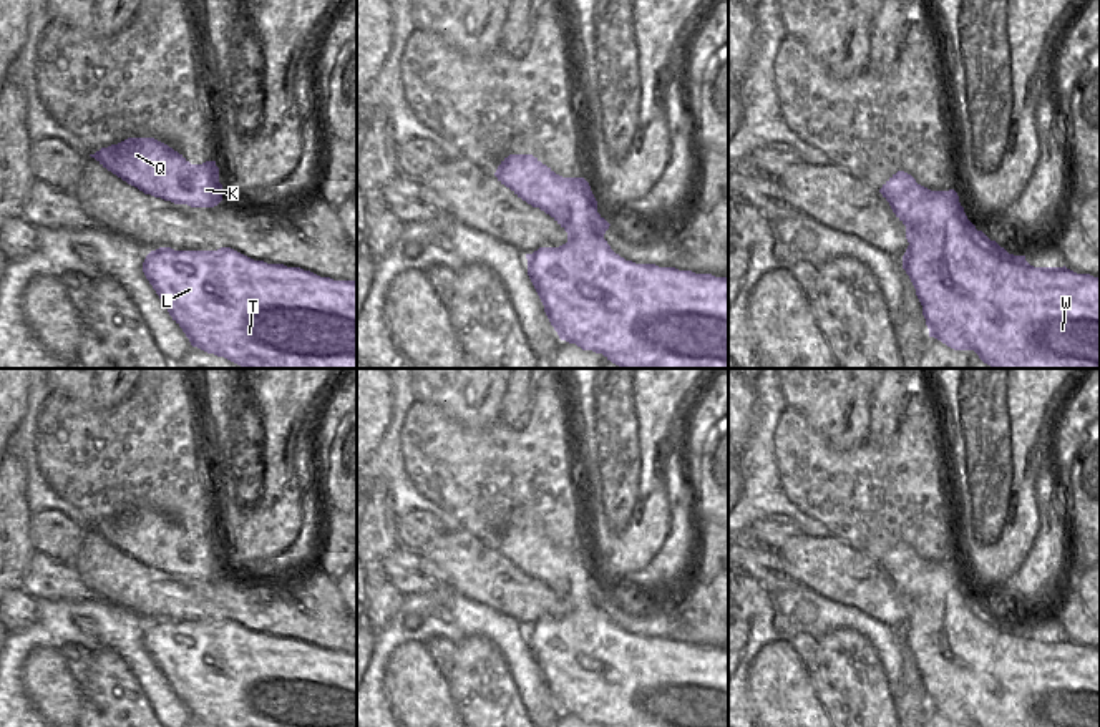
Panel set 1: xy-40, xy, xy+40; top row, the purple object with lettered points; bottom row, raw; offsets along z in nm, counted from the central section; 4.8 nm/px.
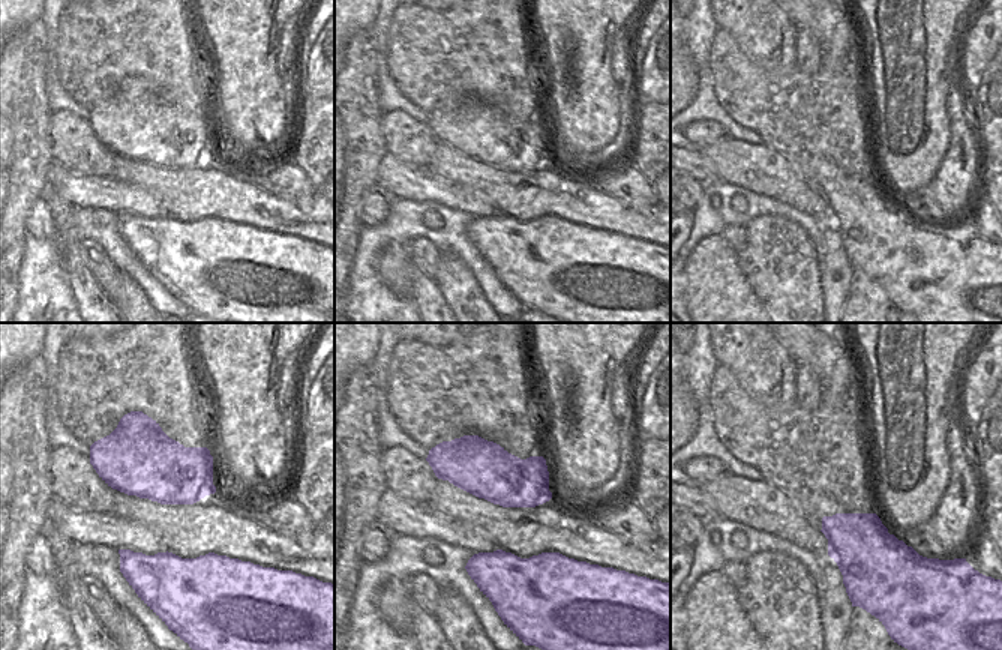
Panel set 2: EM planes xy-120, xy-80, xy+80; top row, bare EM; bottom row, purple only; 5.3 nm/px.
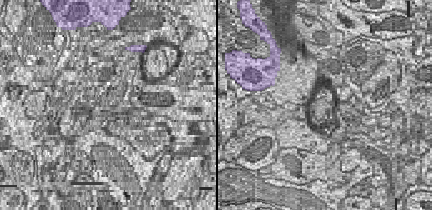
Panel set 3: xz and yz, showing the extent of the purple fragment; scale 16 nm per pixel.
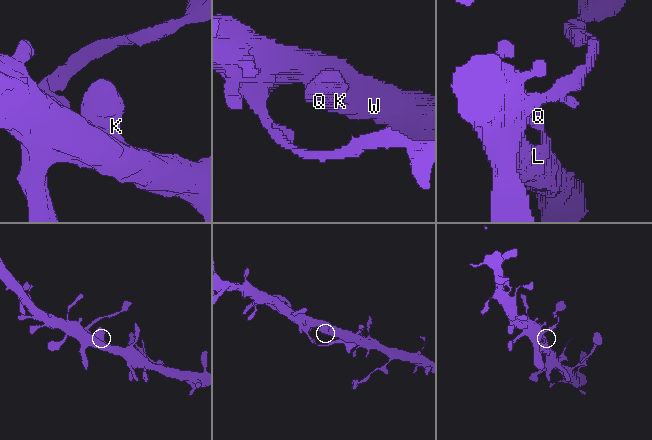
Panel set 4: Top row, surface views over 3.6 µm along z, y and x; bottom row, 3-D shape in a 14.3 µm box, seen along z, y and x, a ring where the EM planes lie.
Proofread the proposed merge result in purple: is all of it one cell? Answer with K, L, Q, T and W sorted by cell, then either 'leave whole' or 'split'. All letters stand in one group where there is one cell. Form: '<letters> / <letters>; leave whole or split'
K L Q T W; leave whole

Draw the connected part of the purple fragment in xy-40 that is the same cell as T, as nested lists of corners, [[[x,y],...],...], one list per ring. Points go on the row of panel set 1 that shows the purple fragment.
[[[231,247],[151,251],[143,272],[192,347],[246,368],[357,368],[357,281],[333,281],[300,267],[254,261]]]

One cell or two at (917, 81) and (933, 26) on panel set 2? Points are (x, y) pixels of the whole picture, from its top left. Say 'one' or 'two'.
one

